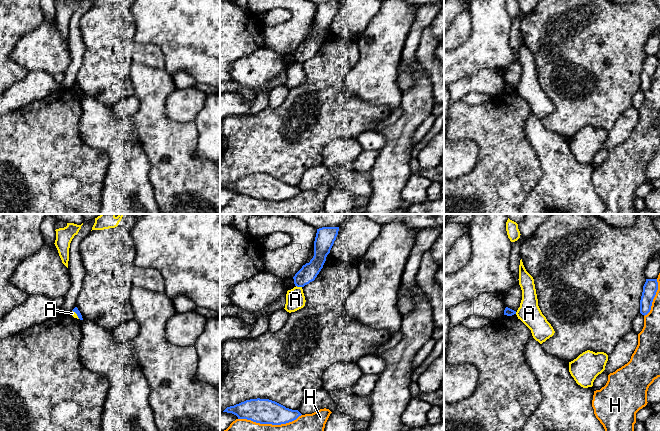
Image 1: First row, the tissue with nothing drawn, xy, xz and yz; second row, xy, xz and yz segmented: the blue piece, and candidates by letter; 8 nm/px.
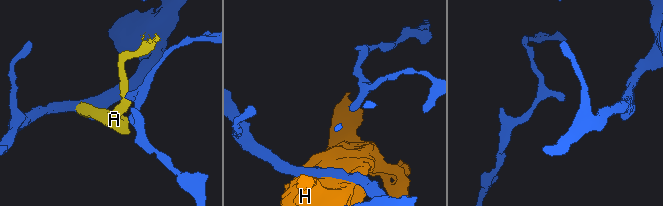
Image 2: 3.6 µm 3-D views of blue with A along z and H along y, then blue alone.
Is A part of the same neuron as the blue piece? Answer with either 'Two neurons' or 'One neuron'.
Two neurons

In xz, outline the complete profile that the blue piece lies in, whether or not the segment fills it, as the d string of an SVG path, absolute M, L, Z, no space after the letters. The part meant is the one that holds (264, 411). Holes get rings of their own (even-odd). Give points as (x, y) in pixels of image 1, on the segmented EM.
M250 399L223 412L232 413L238 419L247 419L260 424L281 425L296 420L302 414L269 399Z

